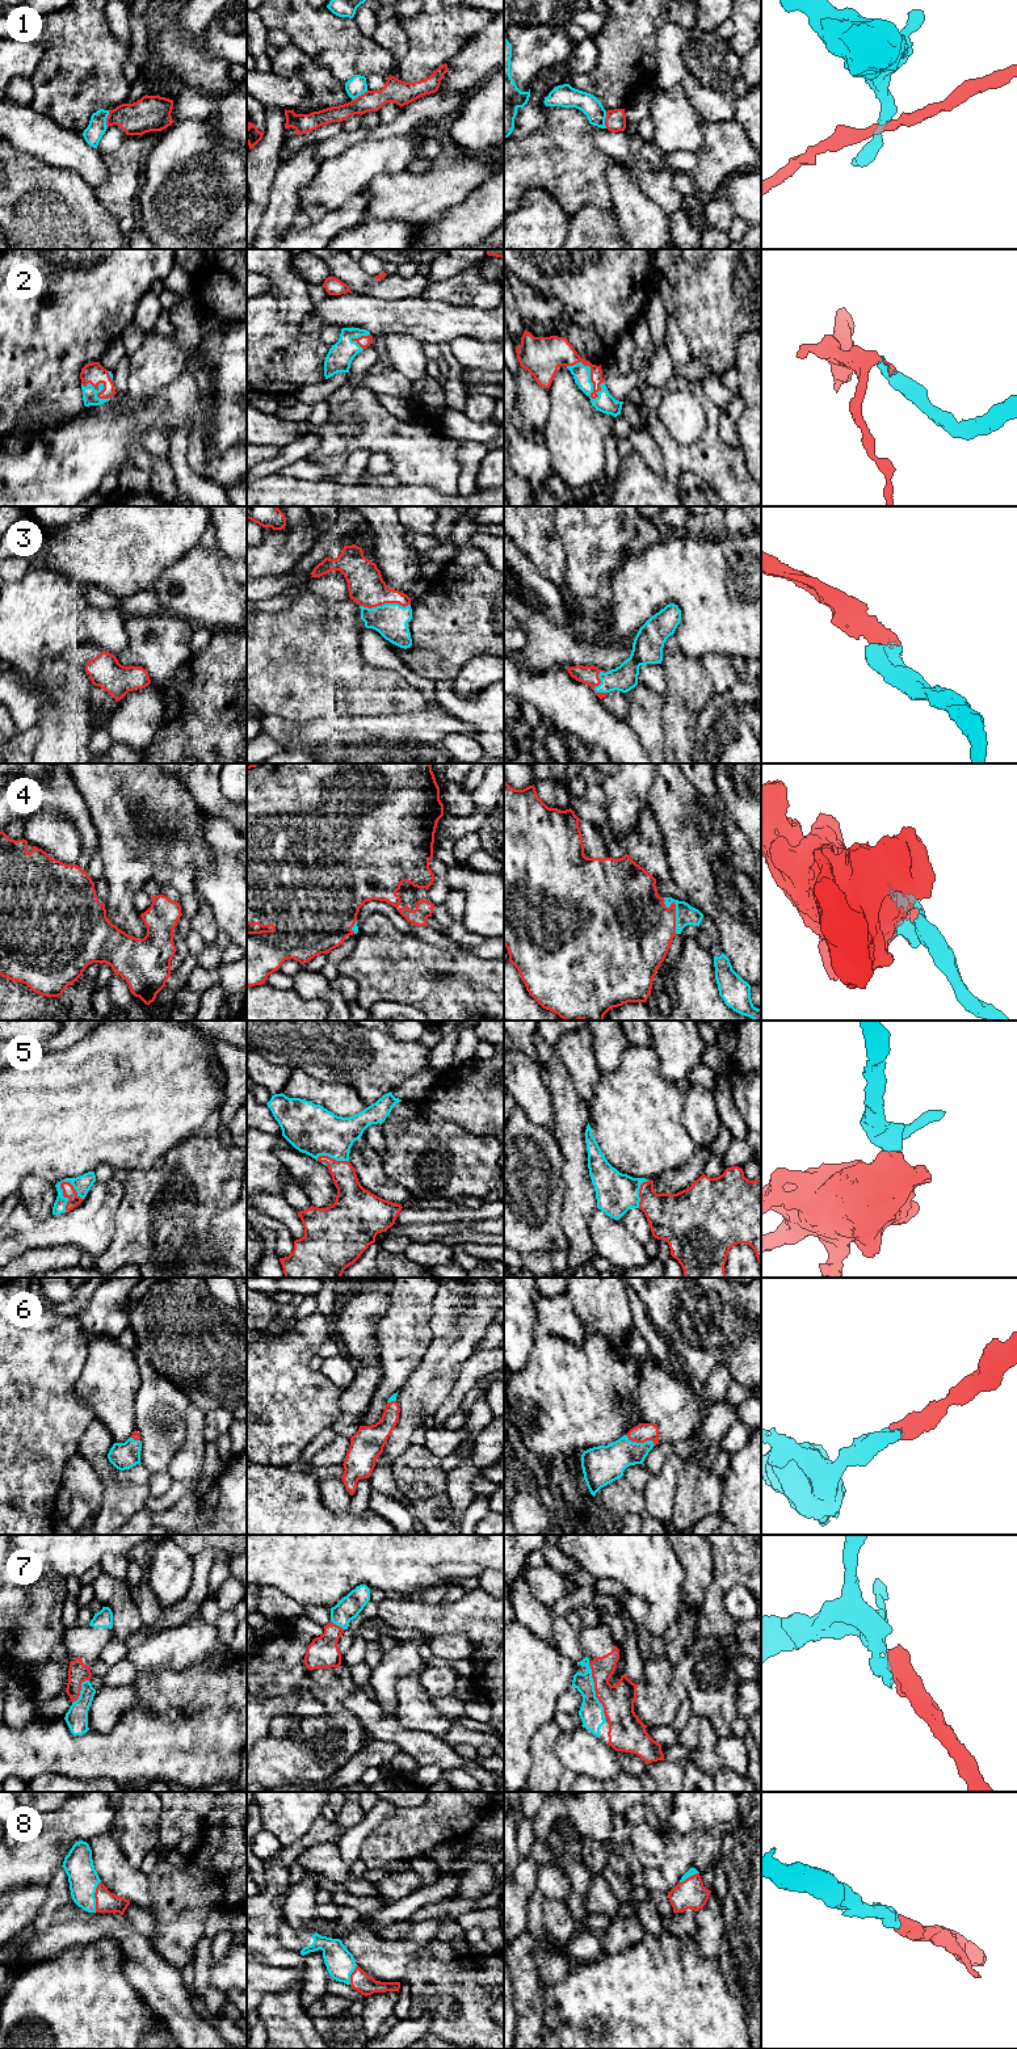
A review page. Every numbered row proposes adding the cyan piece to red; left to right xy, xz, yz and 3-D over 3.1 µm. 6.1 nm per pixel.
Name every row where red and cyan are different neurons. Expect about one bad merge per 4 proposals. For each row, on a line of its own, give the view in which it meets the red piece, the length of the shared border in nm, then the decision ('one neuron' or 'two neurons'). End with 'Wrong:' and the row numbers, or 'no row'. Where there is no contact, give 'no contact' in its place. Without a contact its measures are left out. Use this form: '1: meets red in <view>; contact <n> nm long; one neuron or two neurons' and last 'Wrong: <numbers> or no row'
1: meets red in xy; contact 110 nm long; two neurons
2: meets red in yz; contact 280 nm long; one neuron
3: meets red in xz; contact 320 nm long; one neuron
4: meets red in yz; contact 240 nm long; one neuron
5: meets red in xy; contact 190 nm long; one neuron
6: meets red in yz; contact 190 nm long; one neuron
7: meets red in yz; contact 340 nm long; one neuron
8: meets red in xy; contact 190 nm long; one neuron
Wrong: 1

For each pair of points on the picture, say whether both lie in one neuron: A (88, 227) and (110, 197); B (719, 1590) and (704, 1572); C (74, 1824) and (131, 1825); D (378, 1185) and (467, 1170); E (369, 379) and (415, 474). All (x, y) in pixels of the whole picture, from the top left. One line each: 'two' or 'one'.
A: two
B: two
C: two
D: two
E: two

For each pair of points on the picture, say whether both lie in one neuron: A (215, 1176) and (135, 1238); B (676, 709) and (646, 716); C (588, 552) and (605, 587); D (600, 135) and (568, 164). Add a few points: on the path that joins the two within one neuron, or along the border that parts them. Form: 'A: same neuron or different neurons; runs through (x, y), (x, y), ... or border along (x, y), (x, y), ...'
A: same neuron; runs through (194, 1196), (190, 1203), (179, 1203), (156, 1225)
B: different neurons; border along (663, 695), (662, 728), (665, 743)
C: different neurons; border along (612, 575), (601, 579), (595, 594)
D: different neurons; border along (588, 123), (595, 144), (617, 160)

